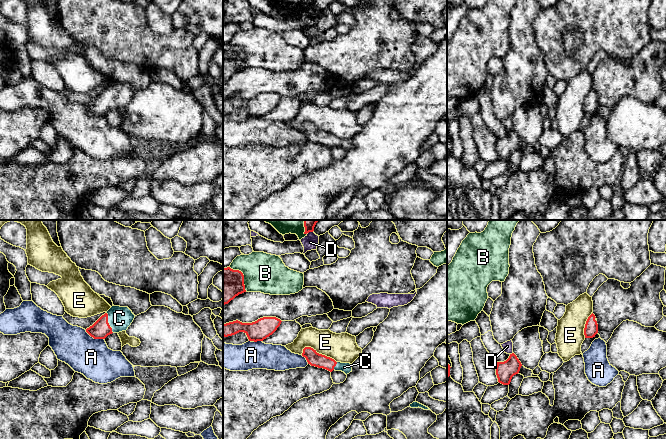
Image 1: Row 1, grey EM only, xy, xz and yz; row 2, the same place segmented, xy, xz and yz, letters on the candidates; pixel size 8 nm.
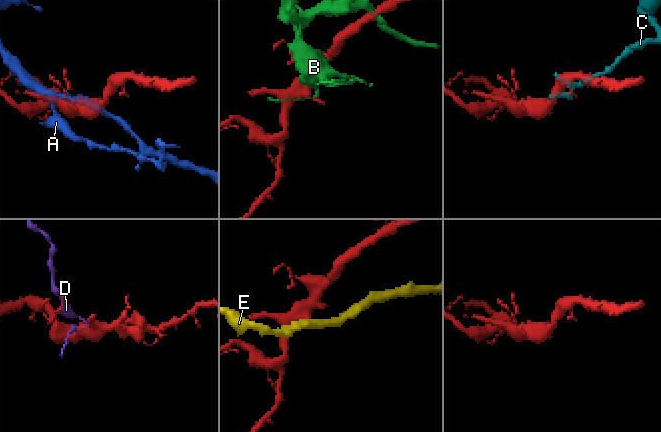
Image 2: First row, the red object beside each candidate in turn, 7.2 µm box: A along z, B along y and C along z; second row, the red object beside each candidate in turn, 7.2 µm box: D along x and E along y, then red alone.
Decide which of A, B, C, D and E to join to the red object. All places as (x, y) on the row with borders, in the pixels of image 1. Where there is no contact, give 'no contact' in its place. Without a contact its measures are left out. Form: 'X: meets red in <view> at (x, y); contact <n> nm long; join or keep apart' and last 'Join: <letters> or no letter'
A: meets red in xy at (94, 338); contact 170 nm long; keep apart
B: meets red in xz at (243, 275); contact 240 nm long; keep apart
C: meets red in xy at (107, 322); contact 180 nm long; join
D: meets red in yz at (512, 353); contact 30 nm long; keep apart
E: meets red in xz at (318, 353); contact 300 nm long; keep apart
Join: C

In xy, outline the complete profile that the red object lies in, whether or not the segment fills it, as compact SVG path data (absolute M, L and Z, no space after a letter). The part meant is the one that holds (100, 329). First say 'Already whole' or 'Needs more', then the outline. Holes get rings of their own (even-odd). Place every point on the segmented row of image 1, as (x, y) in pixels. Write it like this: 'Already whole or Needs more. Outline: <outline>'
Needs more. Outline: M112 306L86 332L94 339L105 339L112 333L126 331L134 318L128 307Z

